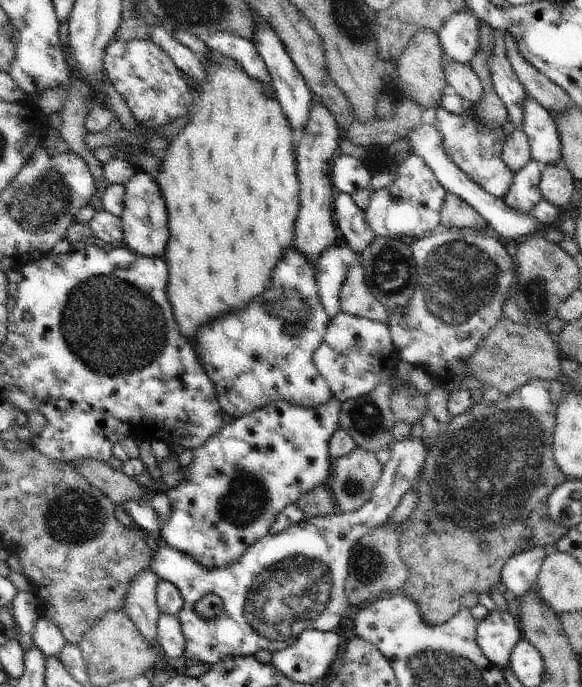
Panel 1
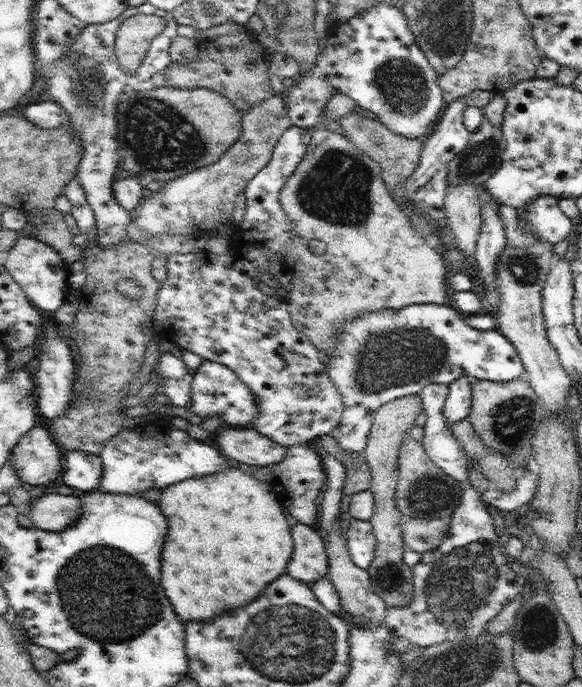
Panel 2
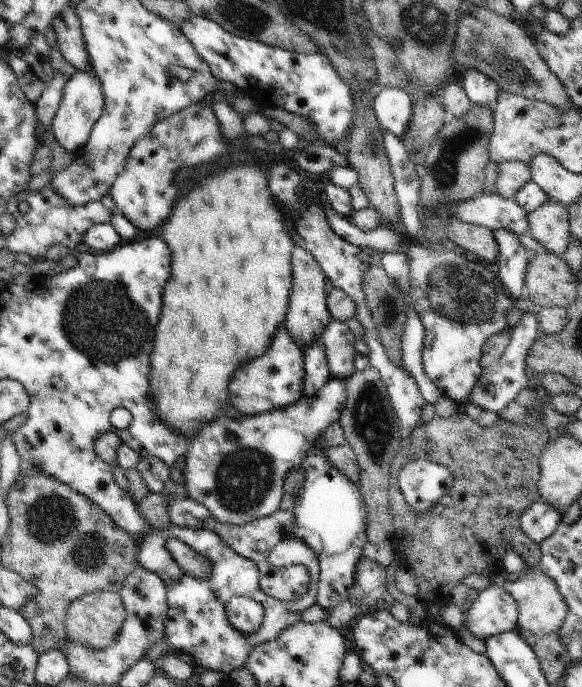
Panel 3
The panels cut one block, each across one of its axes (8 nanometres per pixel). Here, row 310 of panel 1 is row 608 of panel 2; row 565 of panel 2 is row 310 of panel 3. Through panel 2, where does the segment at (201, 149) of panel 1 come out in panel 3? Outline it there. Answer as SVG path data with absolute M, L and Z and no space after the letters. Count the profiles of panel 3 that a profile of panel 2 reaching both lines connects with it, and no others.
M254 164L234 166L234 168L228 168L220 174L214 174L210 178L206 178L194 192L190 192L188 196L184 196L176 204L172 216L164 224L162 238L166 240L166 244L170 244L170 250L172 250L172 276L170 276L168 284L164 286L164 292L162 292L162 312L160 312L160 320L158 320L156 332L154 332L154 350L150 352L150 374L148 374L148 378L150 378L150 400L154 402L158 418L164 424L168 424L170 428L174 428L174 430L178 430L180 434L186 436L186 434L194 434L194 432L202 430L206 424L216 420L214 414L224 410L224 406L228 404L228 384L232 380L232 374L242 364L248 364L250 360L262 356L270 348L276 330L280 326L282 328L286 326L284 320L286 320L286 312L288 312L288 298L290 298L290 284L292 284L290 254L297 246L290 240L290 236L286 232L284 214L282 214L276 198L270 194L270 190L266 186L264 172Z

